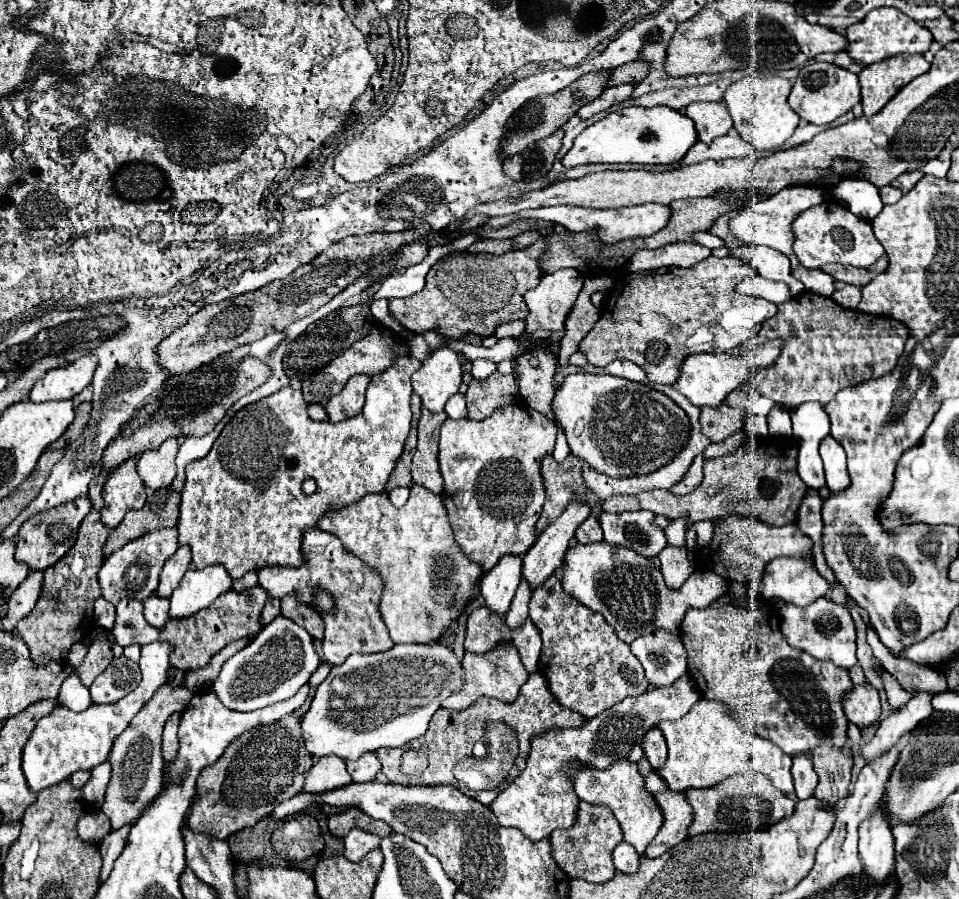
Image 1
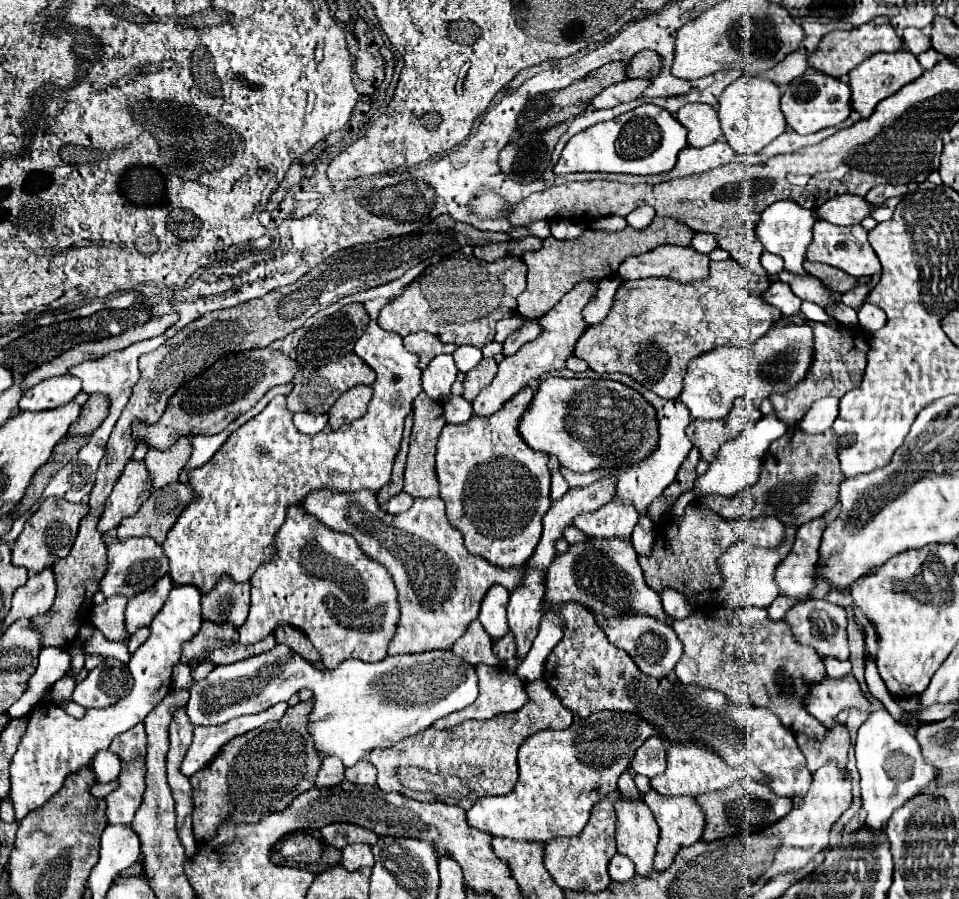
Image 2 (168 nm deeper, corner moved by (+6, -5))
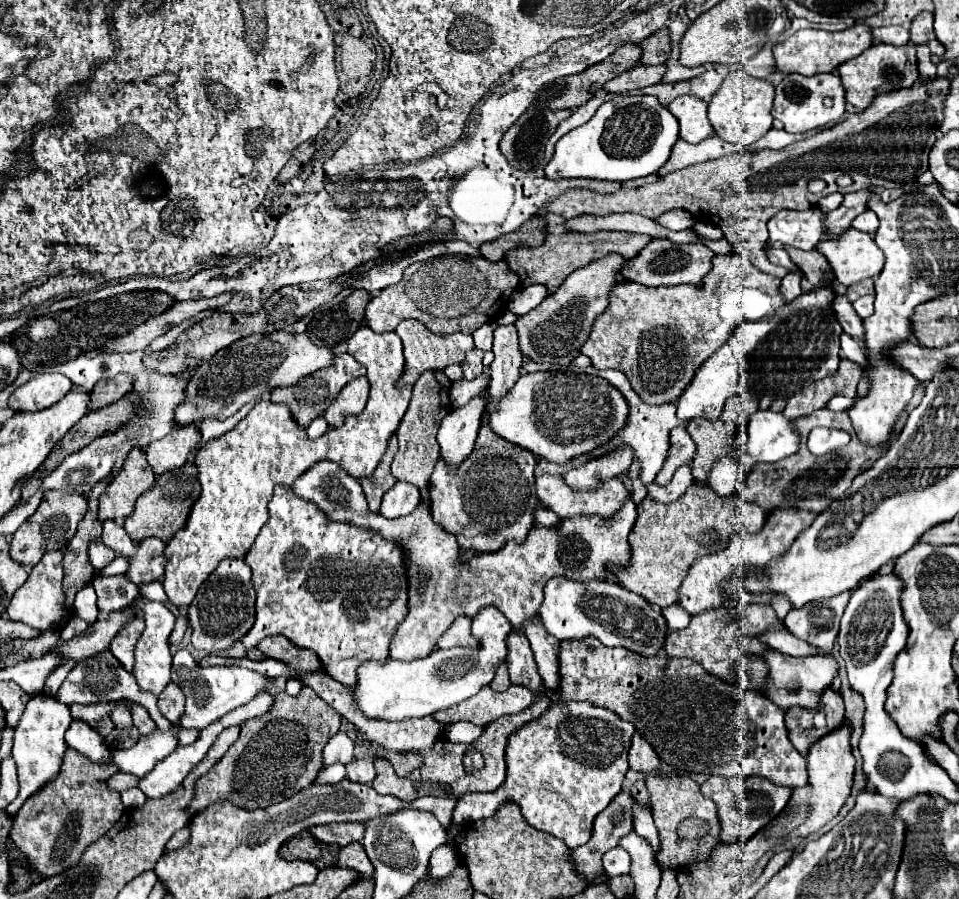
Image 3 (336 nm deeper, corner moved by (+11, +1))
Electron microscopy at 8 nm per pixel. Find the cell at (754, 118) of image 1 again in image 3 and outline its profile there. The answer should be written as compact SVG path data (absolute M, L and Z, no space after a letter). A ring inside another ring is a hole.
M742 71L730 73L724 83L720 85L718 93L708 103L708 119L722 141L742 145L746 149L762 135L766 135L772 127L772 101L774 101L774 87L764 79L754 79Z

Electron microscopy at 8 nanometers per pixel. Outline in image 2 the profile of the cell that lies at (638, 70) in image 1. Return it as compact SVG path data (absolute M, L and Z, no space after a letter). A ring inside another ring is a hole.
M643 51L627 63L625 73L629 79L653 79L657 77L659 69L661 69L659 55L655 55L653 51Z

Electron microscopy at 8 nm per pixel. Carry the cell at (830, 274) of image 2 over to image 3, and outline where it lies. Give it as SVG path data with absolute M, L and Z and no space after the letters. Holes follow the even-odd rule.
M784 247L790 255L790 259L794 261L794 265L798 265L800 273L806 277L806 283L816 287L820 285L824 279L834 279L834 273L826 261L826 257L818 251L802 251L802 249L794 249L794 247Z

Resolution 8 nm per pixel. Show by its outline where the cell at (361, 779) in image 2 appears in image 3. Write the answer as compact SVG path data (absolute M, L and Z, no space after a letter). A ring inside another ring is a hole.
M354 759L352 763L346 765L346 771L348 771L348 779L354 783L372 785L372 781L376 777L376 769L370 759Z

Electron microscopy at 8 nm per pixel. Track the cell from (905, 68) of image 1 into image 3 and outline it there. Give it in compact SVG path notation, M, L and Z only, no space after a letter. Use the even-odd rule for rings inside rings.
M876 43L868 47L862 55L842 63L838 67L838 73L842 77L842 83L846 87L846 101L854 105L856 109L864 111L872 101L874 95L904 89L916 83L918 79L918 69L916 69L916 49L912 45L886 45L886 43Z

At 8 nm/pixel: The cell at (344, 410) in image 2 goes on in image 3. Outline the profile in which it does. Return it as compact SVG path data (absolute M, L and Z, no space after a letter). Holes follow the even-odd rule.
M358 377L354 381L348 381L344 389L338 393L336 401L326 409L324 419L328 421L330 427L340 427L346 421L346 417L362 413L366 401L368 401L368 379Z

